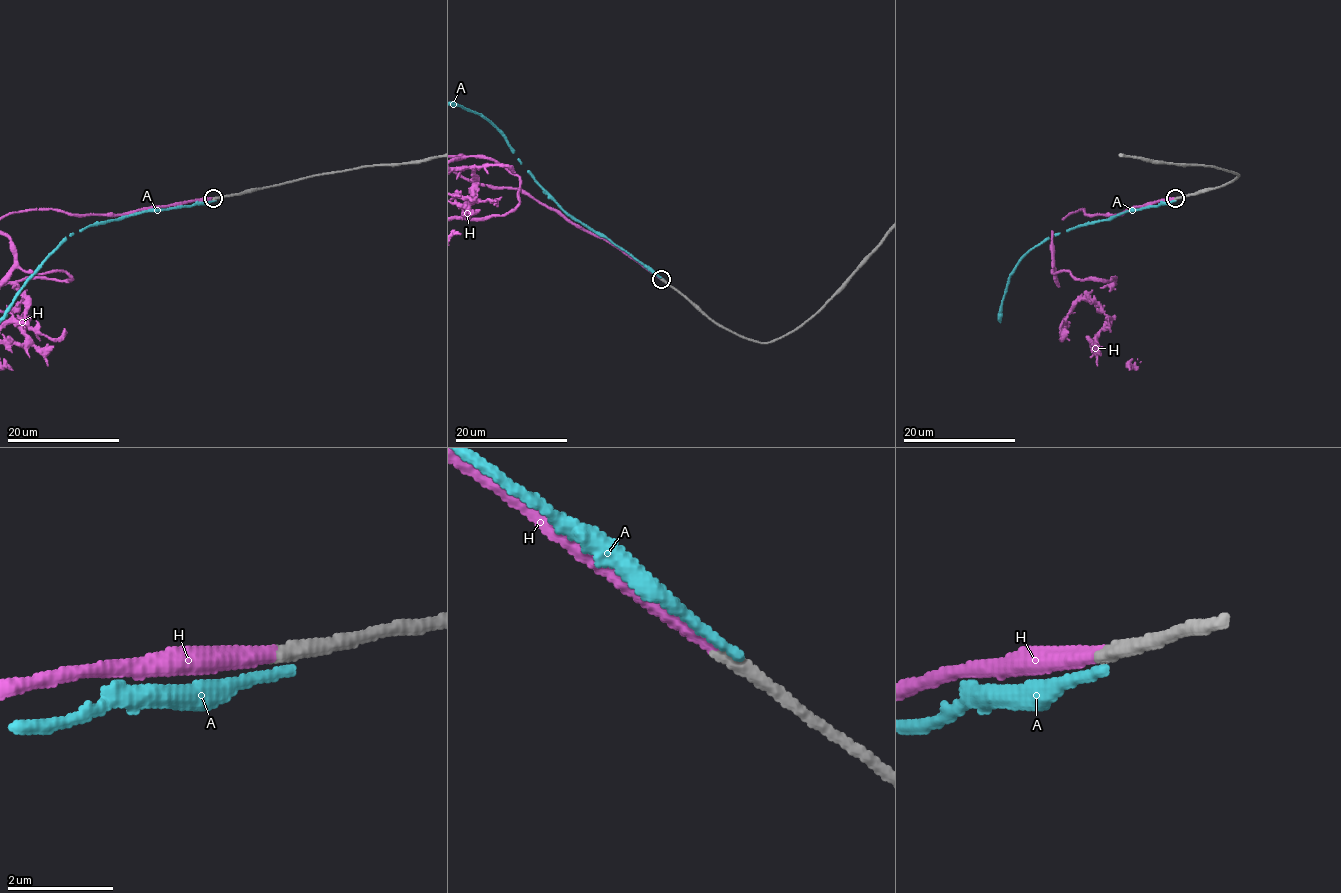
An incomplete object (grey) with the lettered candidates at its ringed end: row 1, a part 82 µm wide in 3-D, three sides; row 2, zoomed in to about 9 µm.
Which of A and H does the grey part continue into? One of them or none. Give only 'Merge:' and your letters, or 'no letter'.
Merge: H

